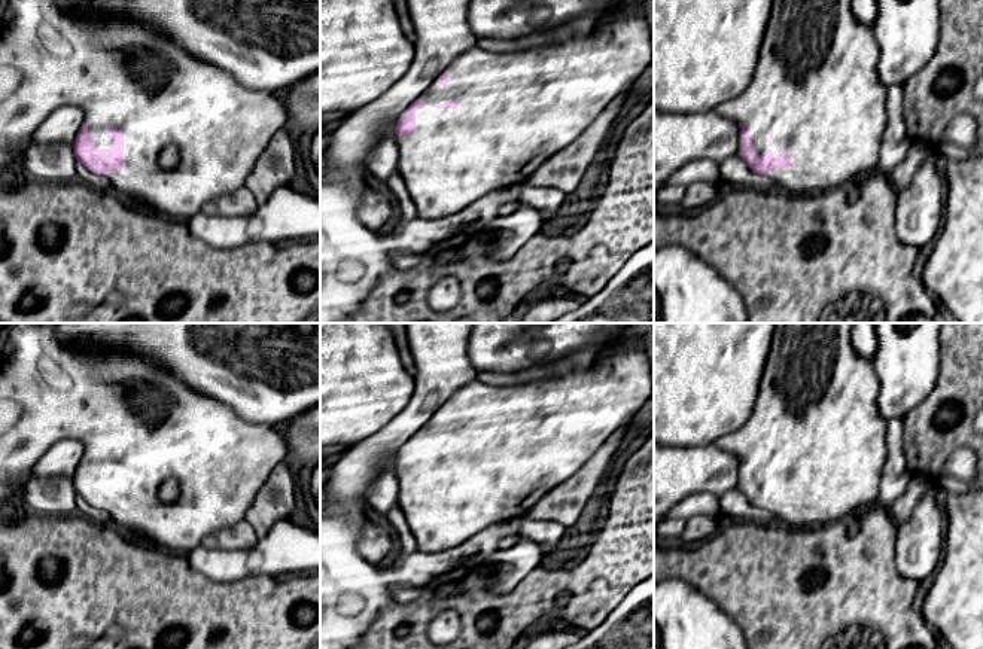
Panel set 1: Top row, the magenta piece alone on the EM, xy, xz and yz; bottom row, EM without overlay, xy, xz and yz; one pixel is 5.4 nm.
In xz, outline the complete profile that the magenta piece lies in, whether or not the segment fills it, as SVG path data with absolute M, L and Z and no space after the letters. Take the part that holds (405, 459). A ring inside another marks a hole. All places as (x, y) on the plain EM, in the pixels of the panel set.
M632 324L591 365L564 377L506 387L472 380L401 447L395 461L398 505L417 542L417 551L444 552L463 545L484 528L523 518L550 491L575 475L615 430L630 423L654 397L652 387L654 350L639 342Z

